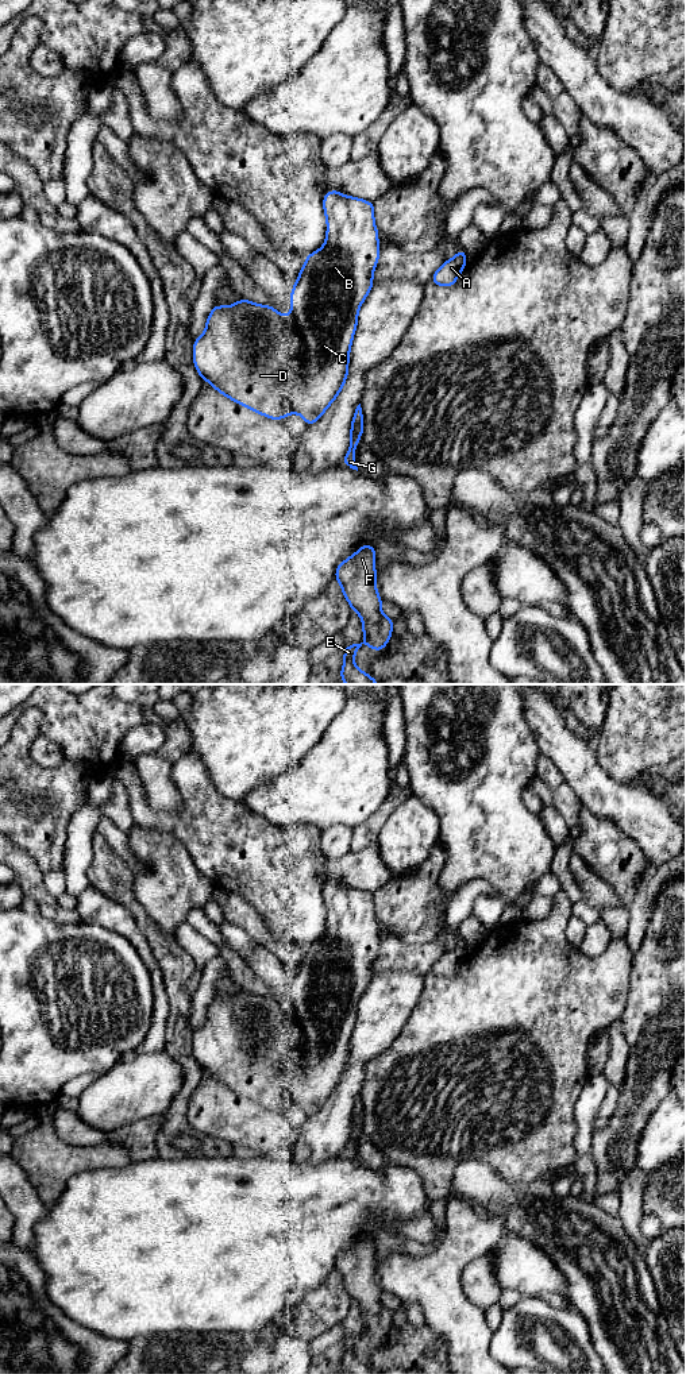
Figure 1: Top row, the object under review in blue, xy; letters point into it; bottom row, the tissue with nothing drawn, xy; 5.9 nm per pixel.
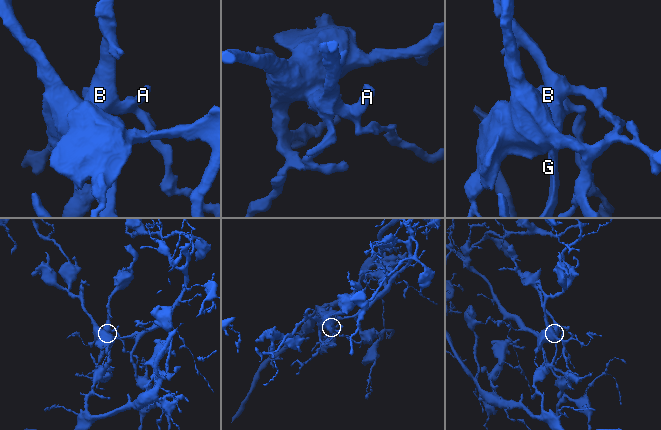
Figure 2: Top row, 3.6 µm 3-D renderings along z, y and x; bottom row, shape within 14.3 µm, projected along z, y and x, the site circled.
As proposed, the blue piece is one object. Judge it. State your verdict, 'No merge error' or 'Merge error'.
Merge error

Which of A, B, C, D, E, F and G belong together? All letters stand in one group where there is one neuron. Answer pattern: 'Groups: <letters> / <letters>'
Groups: A B C F G / D E

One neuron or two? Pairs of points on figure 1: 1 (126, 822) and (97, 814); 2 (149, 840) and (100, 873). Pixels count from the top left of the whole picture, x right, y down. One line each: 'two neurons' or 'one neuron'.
1: one neuron
2: two neurons

